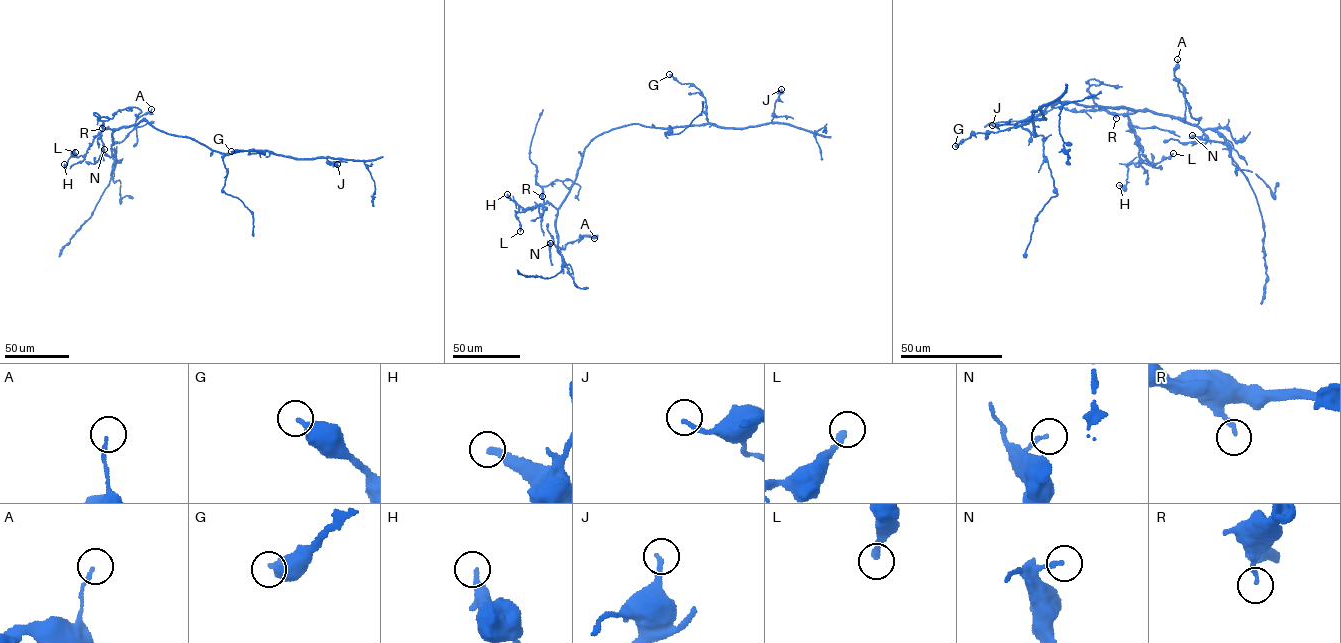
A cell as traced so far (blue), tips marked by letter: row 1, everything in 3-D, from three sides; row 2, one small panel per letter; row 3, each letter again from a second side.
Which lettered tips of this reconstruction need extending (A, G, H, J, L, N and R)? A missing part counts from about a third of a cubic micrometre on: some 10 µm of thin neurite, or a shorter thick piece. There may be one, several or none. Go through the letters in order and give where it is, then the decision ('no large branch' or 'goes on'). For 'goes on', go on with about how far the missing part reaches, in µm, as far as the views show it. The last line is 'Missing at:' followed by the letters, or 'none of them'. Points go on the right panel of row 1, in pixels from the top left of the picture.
A: place (1177, 59); no large branch
G: place (955, 146); no large branch
H: place (1119, 185); no large branch
J: place (992, 125); no large branch
L: place (1173, 153); no large branch
N: place (1192, 135); no large branch
R: place (1116, 118); no large branch
Missing at: none of them

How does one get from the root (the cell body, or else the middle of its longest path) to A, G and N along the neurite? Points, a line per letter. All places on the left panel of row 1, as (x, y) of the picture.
A: (159, 130), (144, 120), (114, 130), (112, 144), (122, 141), (136, 120), (151, 109)
G: (159, 130), (193, 138), (222, 153), (265, 150), (263, 154), (251, 150), (231, 151)
N: (159, 130), (144, 120), (116, 129), (112, 135), (110, 157), (104, 154), (104, 149)

